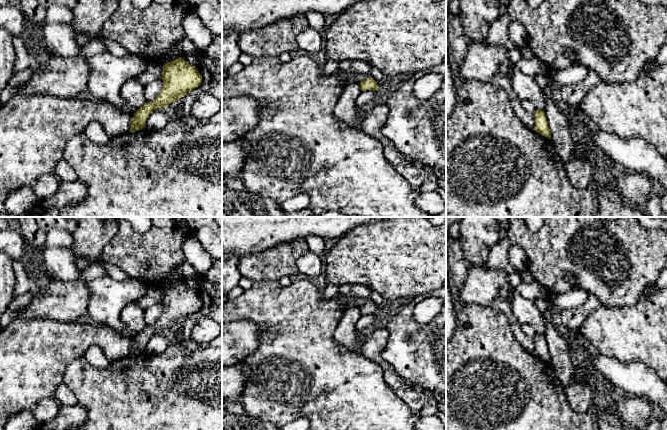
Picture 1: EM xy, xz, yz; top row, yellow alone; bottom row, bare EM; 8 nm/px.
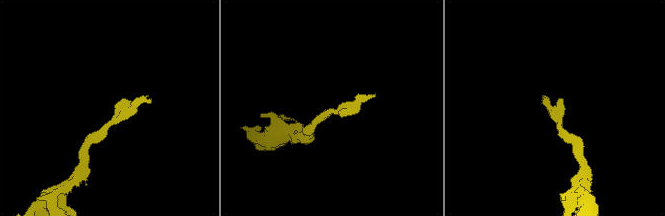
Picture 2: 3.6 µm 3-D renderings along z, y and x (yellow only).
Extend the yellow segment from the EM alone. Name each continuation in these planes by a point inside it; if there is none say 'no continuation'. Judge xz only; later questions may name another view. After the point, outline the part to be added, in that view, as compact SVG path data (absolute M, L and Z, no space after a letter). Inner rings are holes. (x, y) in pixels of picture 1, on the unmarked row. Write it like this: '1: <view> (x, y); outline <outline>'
no continuation

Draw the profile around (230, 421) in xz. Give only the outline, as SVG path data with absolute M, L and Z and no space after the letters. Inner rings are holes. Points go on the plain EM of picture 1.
M227 412L222 415L222 430L280 430L280 428L268 421L259 420L246 414Z

